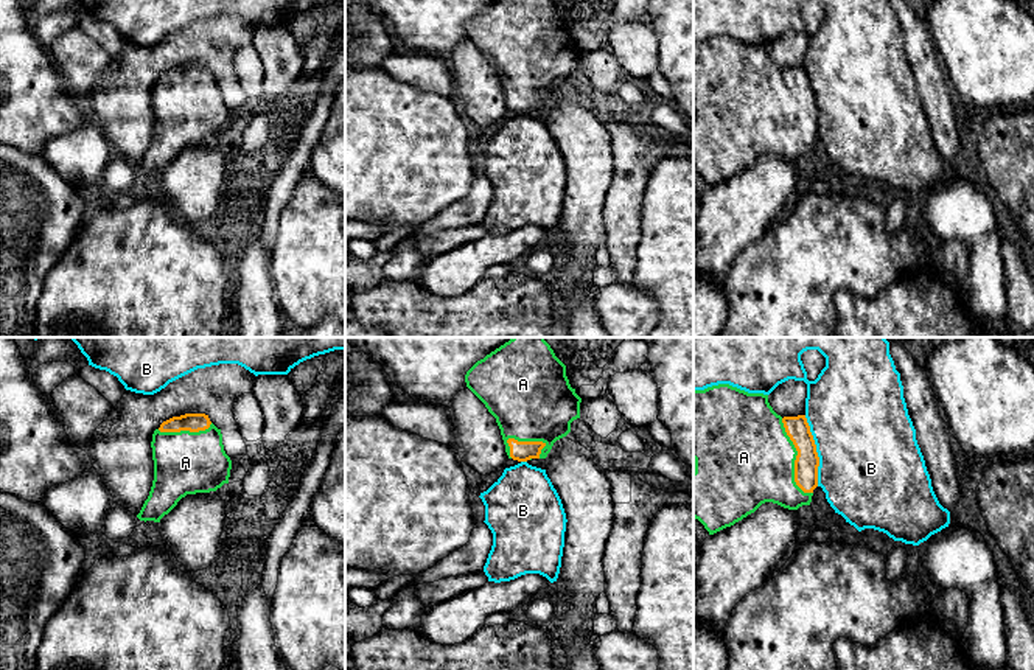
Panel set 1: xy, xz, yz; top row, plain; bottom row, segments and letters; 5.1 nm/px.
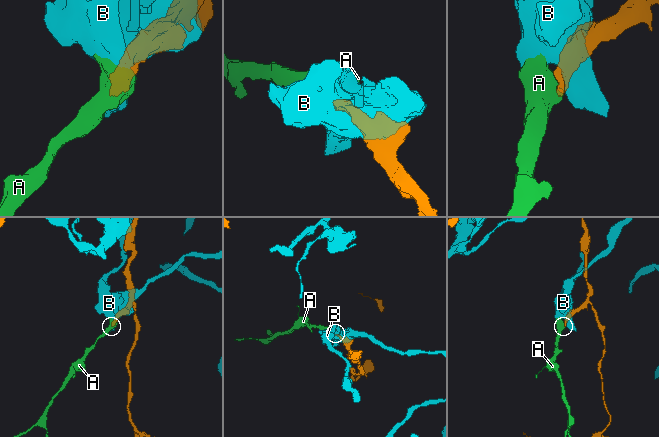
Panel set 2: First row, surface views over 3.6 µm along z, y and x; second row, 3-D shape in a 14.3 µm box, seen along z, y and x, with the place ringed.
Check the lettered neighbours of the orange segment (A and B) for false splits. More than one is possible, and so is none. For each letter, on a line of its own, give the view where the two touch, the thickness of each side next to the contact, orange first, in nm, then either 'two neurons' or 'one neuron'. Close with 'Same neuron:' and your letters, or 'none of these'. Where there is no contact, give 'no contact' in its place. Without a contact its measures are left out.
A: contact in yz; calibres 130 and 480 nm; one neuron
B: contact in yz; calibres 130 and 480 nm; two neurons
Same neuron: A

